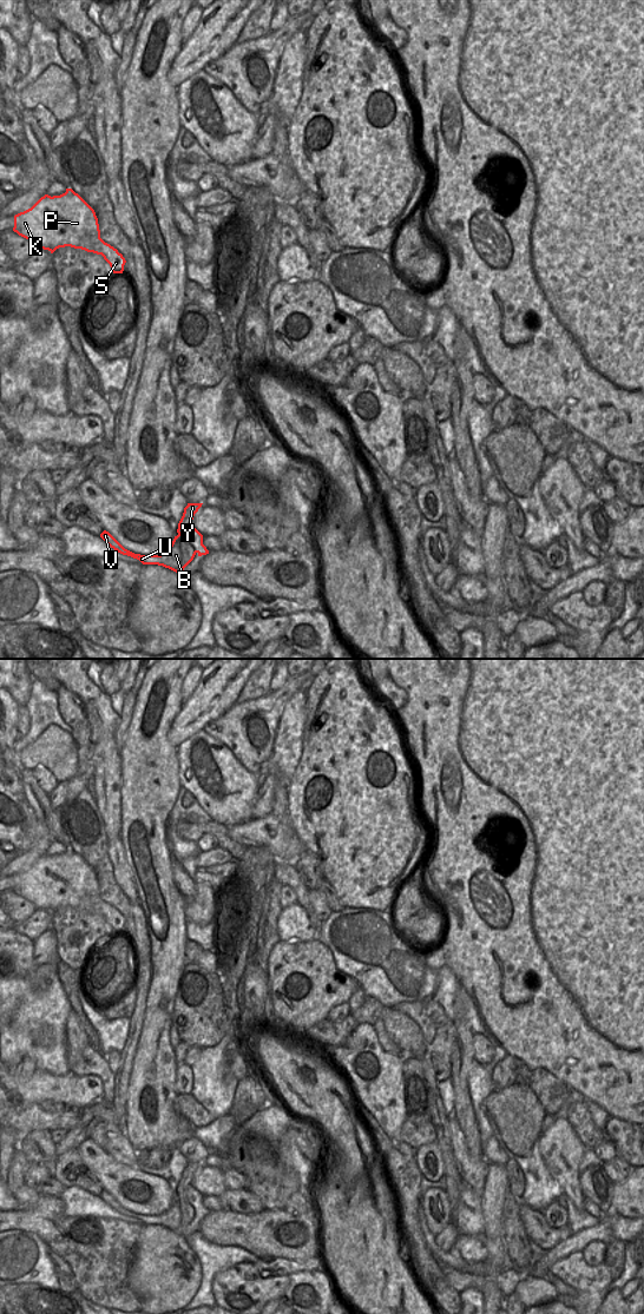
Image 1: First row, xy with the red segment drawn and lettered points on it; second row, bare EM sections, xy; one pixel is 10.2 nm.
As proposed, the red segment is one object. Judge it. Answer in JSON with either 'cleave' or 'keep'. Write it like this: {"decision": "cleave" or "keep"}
{"decision": "keep"}

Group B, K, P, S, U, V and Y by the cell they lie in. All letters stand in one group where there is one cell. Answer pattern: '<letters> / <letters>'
B K P S U V Y

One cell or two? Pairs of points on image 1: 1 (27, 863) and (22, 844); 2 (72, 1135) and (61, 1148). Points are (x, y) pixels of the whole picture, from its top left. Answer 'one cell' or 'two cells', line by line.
1: two cells
2: one cell

